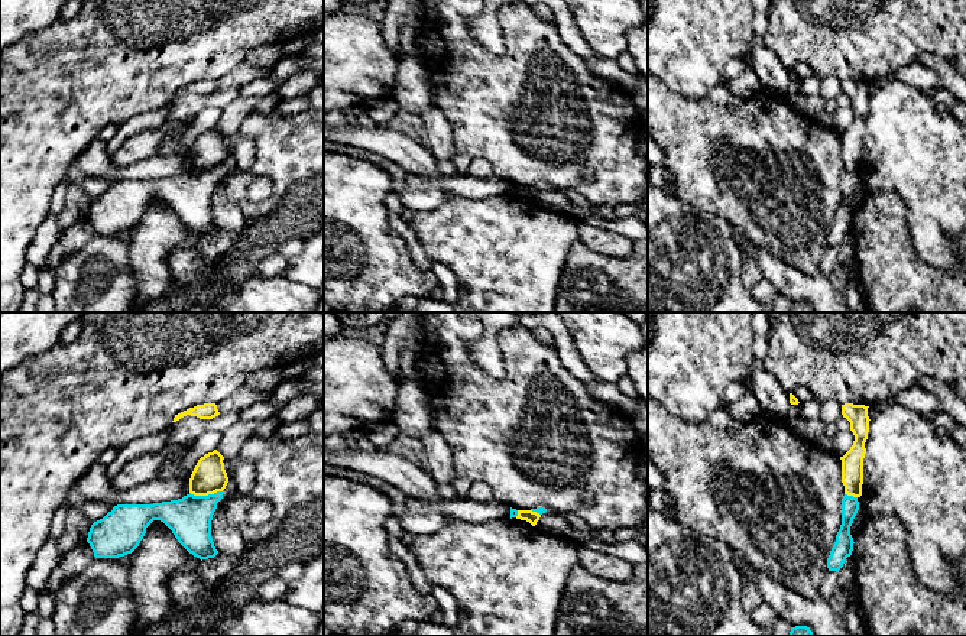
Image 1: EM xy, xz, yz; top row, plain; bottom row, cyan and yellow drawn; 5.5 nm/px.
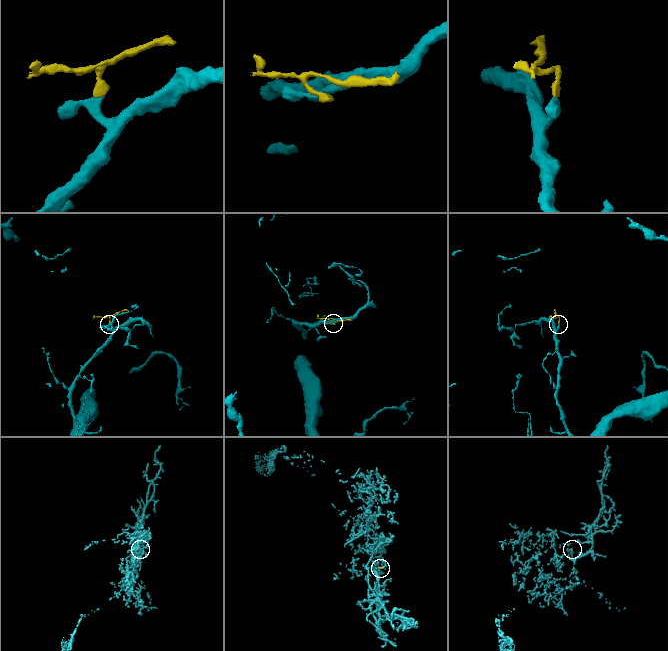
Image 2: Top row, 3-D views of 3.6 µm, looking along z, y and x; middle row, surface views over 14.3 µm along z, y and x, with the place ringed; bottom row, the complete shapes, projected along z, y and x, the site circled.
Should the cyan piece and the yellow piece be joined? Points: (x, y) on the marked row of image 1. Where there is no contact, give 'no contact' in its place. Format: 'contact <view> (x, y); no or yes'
contact xy (206, 496); no

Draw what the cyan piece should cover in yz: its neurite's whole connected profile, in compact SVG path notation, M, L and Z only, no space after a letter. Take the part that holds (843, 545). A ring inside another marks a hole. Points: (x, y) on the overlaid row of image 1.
M845 494L842 499L842 525L836 535L836 542L827 558L829 571L839 571L846 558L852 555L853 538L850 535L850 526L859 510L858 497Z

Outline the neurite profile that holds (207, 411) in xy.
M204 403L204 405L197 405L194 408L189 408L178 415L175 415L172 422L179 421L181 418L191 415L197 416L200 419L213 419L220 415L217 405L215 403Z

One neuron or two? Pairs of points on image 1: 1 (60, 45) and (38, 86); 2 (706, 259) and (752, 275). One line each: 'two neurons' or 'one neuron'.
1: one neuron
2: two neurons

